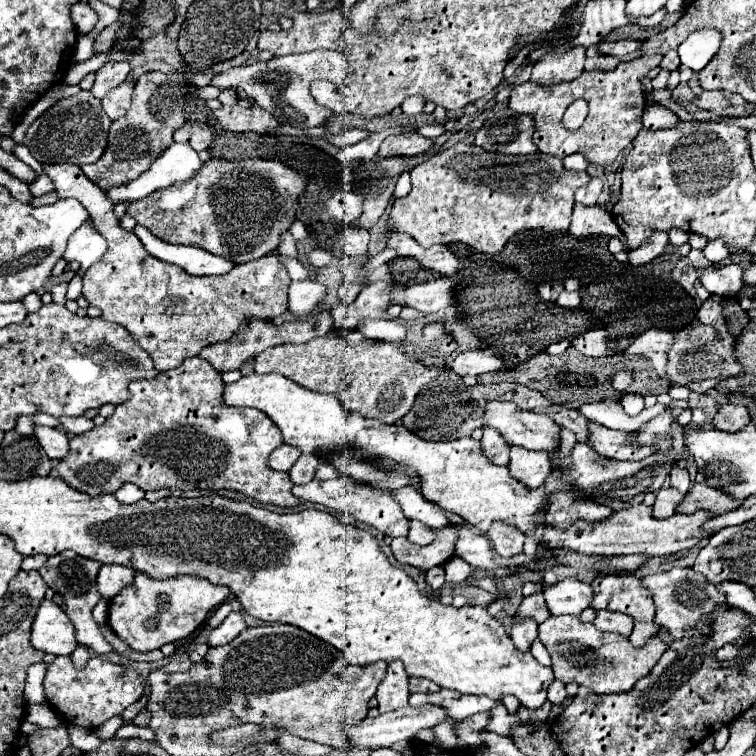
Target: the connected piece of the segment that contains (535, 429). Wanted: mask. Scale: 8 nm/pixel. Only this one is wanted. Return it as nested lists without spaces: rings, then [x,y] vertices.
[[[492,400],[486,404],[484,420],[514,446],[554,452],[560,444],[560,426],[550,416],[524,412],[516,404]]]

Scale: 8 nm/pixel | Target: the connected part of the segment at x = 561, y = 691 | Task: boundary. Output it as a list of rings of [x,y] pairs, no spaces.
[[[554,680],[552,686],[548,688],[548,700],[550,700],[552,704],[564,704],[566,696],[568,696],[568,694],[566,694],[564,684],[562,684],[560,680]]]

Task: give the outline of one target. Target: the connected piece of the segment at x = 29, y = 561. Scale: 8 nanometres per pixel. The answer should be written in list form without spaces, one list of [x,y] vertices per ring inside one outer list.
[[[40,554],[40,556],[28,556],[28,558],[24,558],[24,562],[22,562],[22,570],[40,570],[42,566],[44,566],[44,562],[46,562],[48,558],[44,556],[44,554]]]

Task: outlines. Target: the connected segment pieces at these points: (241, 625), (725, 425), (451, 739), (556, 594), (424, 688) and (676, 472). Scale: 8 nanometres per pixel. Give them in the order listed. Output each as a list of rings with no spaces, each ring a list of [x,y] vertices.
[[[230,612],[228,618],[212,630],[210,638],[208,638],[208,644],[210,646],[222,646],[222,644],[228,644],[232,642],[242,630],[246,630],[246,622],[244,622],[244,614],[242,612]]]
[[[726,404],[714,416],[714,426],[722,432],[740,432],[746,424],[750,424],[750,414],[744,406]]]
[[[446,720],[442,726],[438,724],[434,728],[434,732],[438,736],[438,744],[444,746],[444,750],[454,750],[456,748],[456,736],[458,734],[454,730],[454,724],[456,724],[456,720]]]
[[[566,578],[554,586],[546,586],[546,606],[552,616],[580,614],[592,602],[590,584],[578,578]]]
[[[410,678],[410,692],[428,692],[428,694],[434,694],[434,692],[440,692],[440,686],[432,680],[426,680],[426,678]]]
[[[674,466],[672,472],[670,472],[670,482],[672,482],[672,488],[676,488],[680,492],[688,492],[688,488],[690,488],[688,470],[684,470],[680,466]]]

